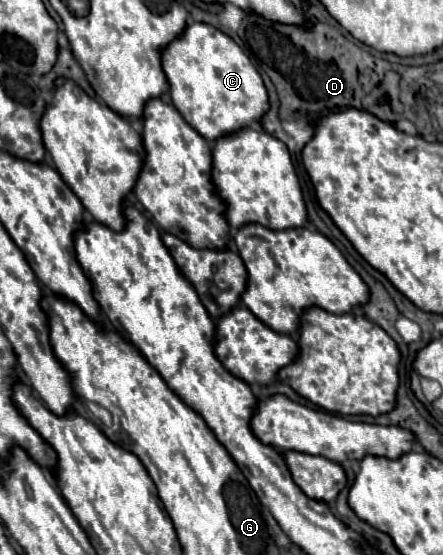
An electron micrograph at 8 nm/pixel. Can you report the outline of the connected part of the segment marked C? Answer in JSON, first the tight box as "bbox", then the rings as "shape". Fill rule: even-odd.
{"bbox":[162,22,270,140],"shape":[[[196,22],[186,26],[184,34],[162,52],[162,64],[176,110],[206,140],[246,128],[270,108],[266,86],[250,58],[230,36],[210,24]]]}

